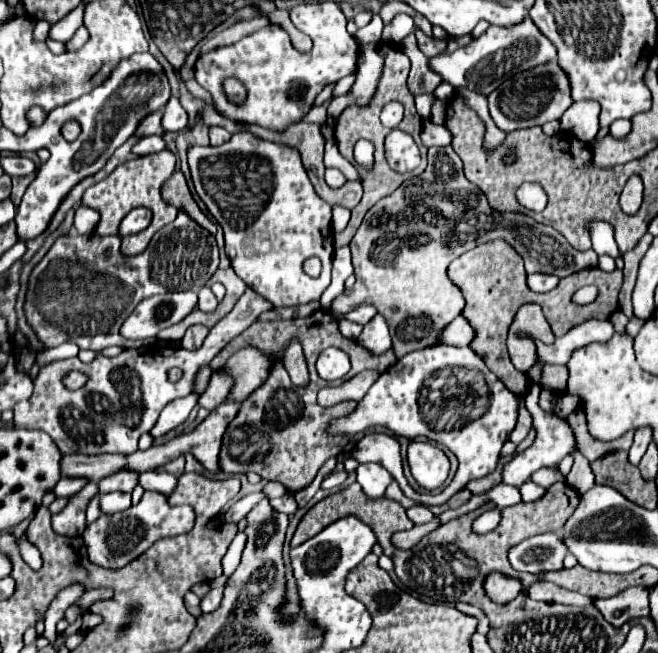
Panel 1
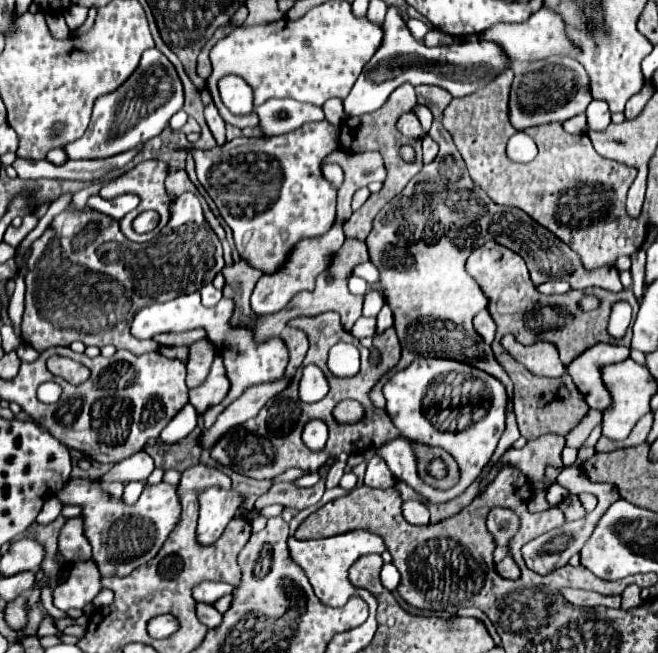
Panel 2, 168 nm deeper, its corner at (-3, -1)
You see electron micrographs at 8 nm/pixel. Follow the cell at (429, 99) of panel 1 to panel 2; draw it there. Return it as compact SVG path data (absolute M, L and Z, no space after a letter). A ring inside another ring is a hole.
M411 112L403 114L403 118L397 122L397 128L401 130L401 134L405 134L409 138L423 138L425 136L425 130L421 128L415 114L411 114Z

